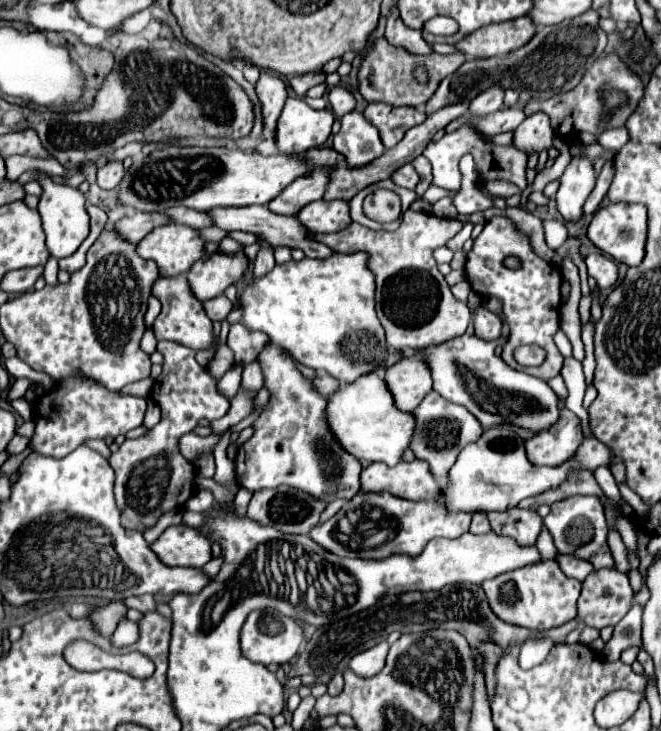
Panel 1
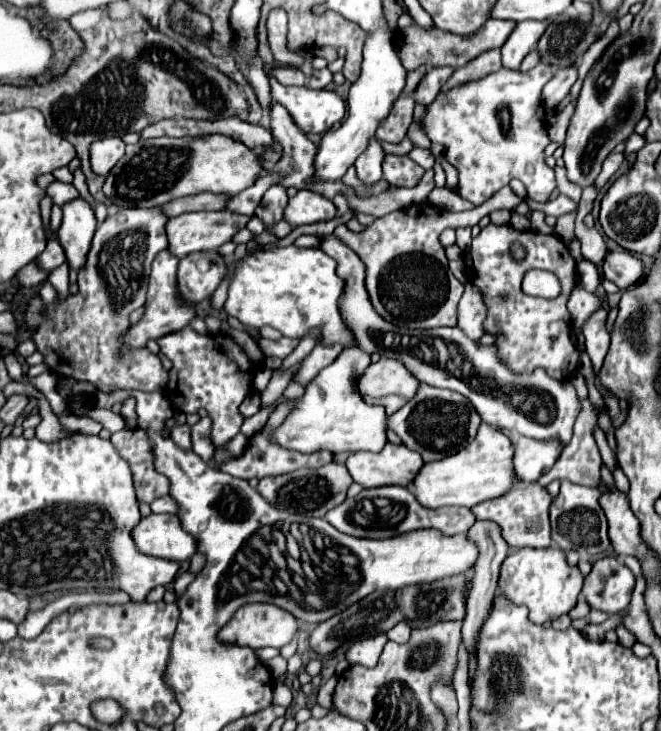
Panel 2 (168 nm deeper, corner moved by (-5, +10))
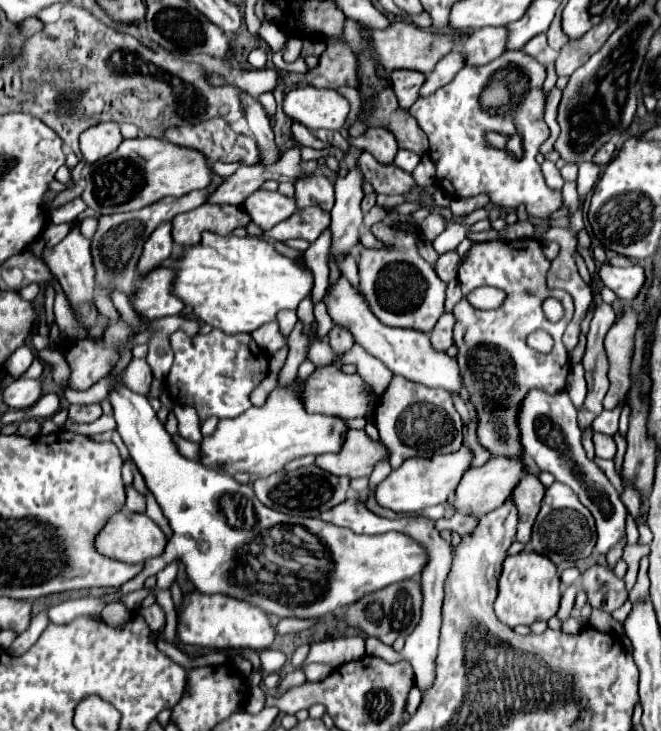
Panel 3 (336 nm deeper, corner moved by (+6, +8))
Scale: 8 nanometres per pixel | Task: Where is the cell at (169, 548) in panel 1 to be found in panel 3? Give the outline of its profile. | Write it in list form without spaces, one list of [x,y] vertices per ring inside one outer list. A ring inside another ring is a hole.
[[[128,508],[120,510],[116,516],[112,516],[112,520],[108,520],[108,524],[104,524],[104,530],[100,530],[96,534],[96,548],[100,548],[100,552],[104,552],[104,556],[120,560],[120,562],[128,562],[128,564],[146,562],[148,558],[162,554],[164,546],[166,546],[166,538],[162,534],[162,530],[158,528],[158,524],[154,520],[150,520],[146,514],[130,512]]]

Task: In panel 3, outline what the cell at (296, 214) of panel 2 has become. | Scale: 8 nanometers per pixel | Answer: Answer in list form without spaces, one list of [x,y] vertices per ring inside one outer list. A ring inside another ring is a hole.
[[[256,190],[248,200],[242,204],[244,212],[252,216],[252,222],[260,226],[262,230],[270,230],[278,222],[290,218],[296,212],[296,200],[286,198],[280,192],[268,192],[268,190]]]

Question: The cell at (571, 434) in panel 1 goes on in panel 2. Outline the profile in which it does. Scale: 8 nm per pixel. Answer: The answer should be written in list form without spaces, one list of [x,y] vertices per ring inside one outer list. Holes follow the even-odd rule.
[[[519,438],[515,442],[515,472],[519,482],[535,482],[547,472],[563,452],[563,442],[535,442],[533,438]]]

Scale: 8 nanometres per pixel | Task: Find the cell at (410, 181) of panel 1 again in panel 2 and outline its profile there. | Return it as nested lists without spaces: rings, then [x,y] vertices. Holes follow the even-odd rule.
[[[387,154],[383,160],[383,176],[393,186],[415,186],[421,180],[423,172],[425,170],[409,156]]]

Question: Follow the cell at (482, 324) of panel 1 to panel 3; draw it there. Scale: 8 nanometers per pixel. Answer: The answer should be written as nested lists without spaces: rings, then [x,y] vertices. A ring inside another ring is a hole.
[[[452,314],[440,316],[440,320],[436,322],[436,326],[430,332],[430,340],[432,340],[432,346],[436,350],[446,352],[452,346],[452,326],[454,326],[454,316]]]

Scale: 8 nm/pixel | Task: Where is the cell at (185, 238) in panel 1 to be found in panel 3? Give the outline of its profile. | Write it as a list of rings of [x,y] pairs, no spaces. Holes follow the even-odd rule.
[[[202,204],[200,208],[194,208],[190,212],[178,214],[172,220],[172,238],[178,246],[190,246],[200,242],[200,234],[204,230],[216,232],[216,234],[232,234],[238,226],[248,226],[250,216],[230,204]]]

